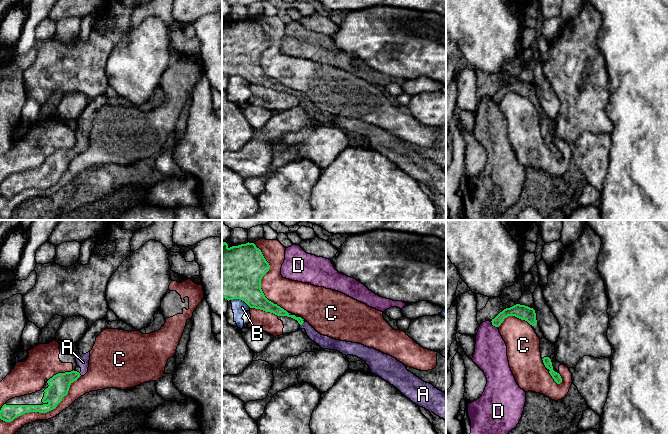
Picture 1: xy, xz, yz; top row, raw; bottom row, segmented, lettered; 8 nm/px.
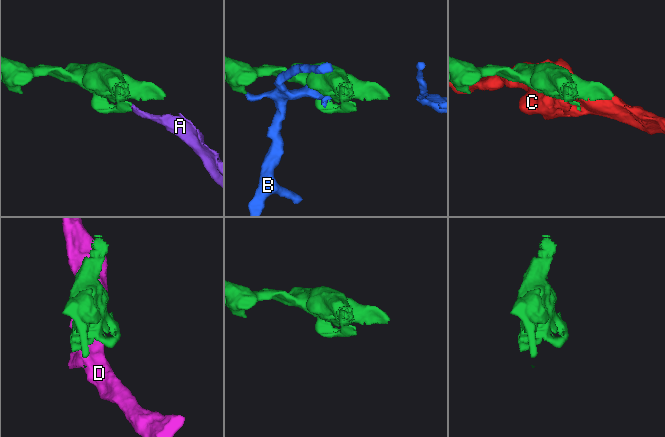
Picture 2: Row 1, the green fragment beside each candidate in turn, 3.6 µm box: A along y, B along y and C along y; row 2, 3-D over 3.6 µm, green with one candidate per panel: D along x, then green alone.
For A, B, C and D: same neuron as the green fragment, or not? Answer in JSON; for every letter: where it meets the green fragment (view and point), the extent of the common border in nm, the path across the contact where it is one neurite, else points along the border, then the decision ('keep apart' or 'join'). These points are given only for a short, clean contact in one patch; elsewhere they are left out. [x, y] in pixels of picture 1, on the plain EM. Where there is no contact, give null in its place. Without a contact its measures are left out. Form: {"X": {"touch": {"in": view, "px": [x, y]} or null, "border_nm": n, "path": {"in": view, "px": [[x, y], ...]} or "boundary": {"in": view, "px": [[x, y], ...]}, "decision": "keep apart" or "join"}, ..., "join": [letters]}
{"A": {"touch": {"in": "xz", "px": [302, 99]}, "border_nm": 50, "path": {"in": "xz", "px": [[275, 85], [297, 94], [302, 99], [316, 113], [325, 118]]}, "decision": "join"}, "B": {"touch": {"in": "xz", "px": [241, 75]}, "border_nm": 170, "decision": "keep apart"}, "C": {"touch": {"in": "xy", "px": [43, 188]}, "border_nm": 750, "decision": "keep apart"}, "D": {"touch": {"in": "yz", "px": [493, 101]}, "border_nm": 80, "decision": "keep apart"}, "join": ["A"]}

